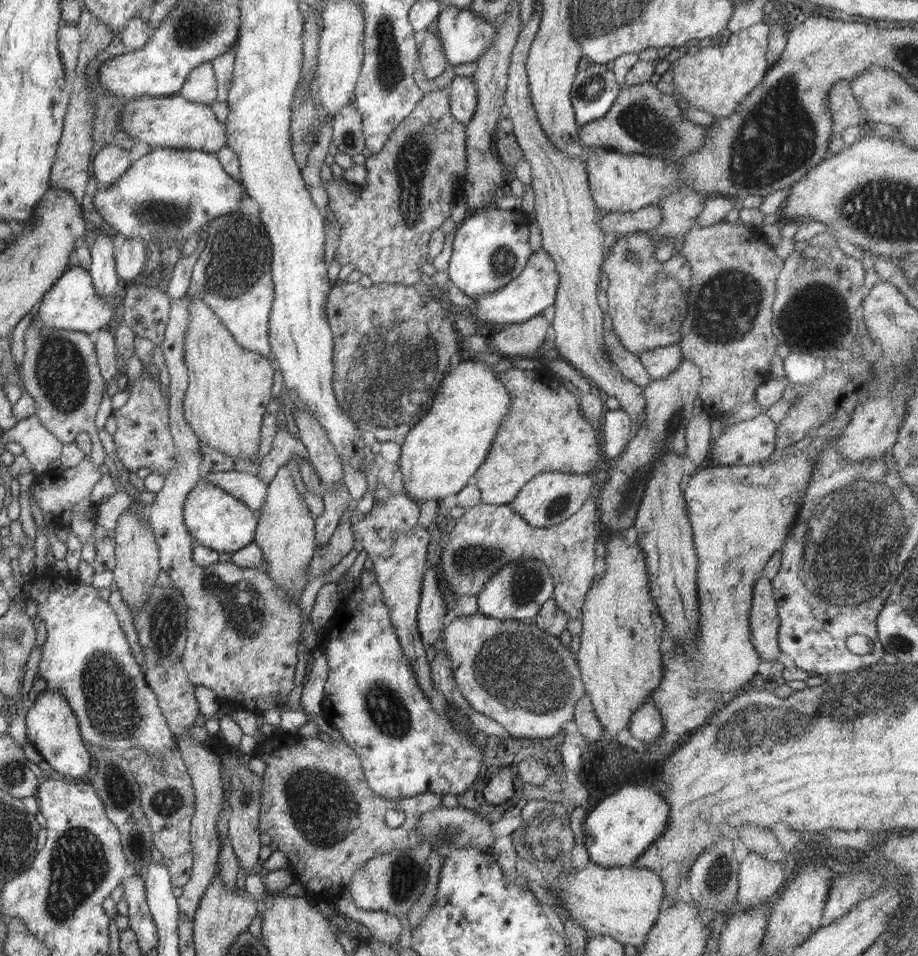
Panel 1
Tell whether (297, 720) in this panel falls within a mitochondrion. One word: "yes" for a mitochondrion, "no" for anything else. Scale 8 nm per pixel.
no

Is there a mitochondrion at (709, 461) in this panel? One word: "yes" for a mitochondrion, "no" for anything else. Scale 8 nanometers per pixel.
no

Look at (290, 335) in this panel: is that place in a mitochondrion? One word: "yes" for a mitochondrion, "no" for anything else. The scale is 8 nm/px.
yes

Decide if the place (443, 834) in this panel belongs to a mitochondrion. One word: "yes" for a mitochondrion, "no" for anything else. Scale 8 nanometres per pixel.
yes

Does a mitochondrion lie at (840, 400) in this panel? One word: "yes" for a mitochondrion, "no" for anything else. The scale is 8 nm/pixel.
no

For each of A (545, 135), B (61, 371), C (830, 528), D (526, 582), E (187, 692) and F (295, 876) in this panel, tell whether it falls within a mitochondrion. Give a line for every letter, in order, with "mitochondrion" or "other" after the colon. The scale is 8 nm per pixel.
A: other
B: mitochondrion
C: mitochondrion
D: mitochondrion
E: other
F: other

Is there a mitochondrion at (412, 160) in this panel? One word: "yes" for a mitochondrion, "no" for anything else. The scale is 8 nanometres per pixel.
yes

